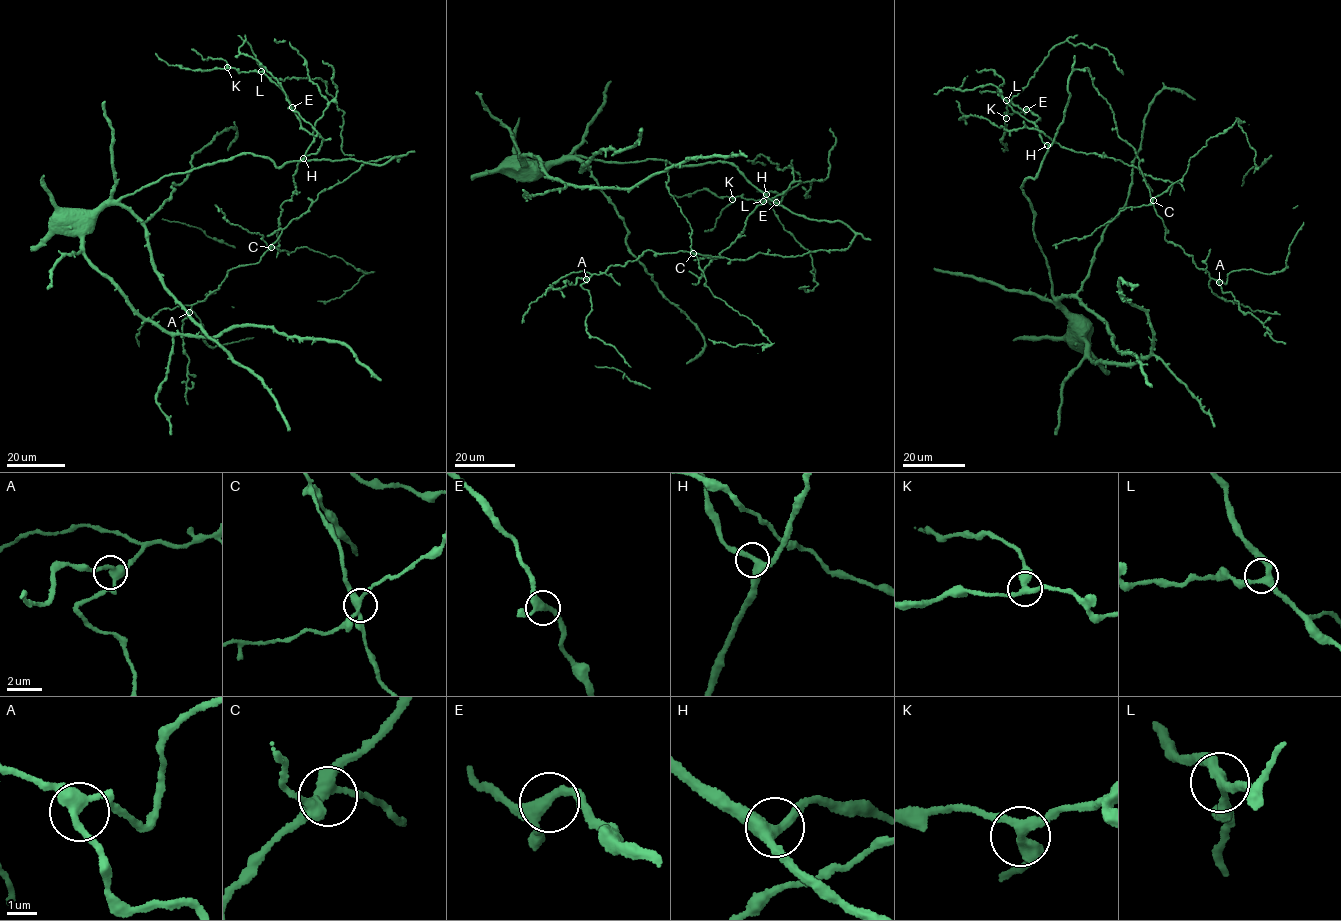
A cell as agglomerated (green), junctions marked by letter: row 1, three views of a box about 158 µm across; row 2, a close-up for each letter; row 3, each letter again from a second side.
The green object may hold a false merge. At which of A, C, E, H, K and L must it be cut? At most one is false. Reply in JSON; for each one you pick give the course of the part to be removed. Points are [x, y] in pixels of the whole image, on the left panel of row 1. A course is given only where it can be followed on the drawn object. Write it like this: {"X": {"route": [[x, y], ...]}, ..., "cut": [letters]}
{"cut": ["C"]}

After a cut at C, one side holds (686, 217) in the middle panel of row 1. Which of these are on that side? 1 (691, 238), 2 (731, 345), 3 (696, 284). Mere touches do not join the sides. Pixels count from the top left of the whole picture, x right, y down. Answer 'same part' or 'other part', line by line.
1: same part
2: same part
3: other part

